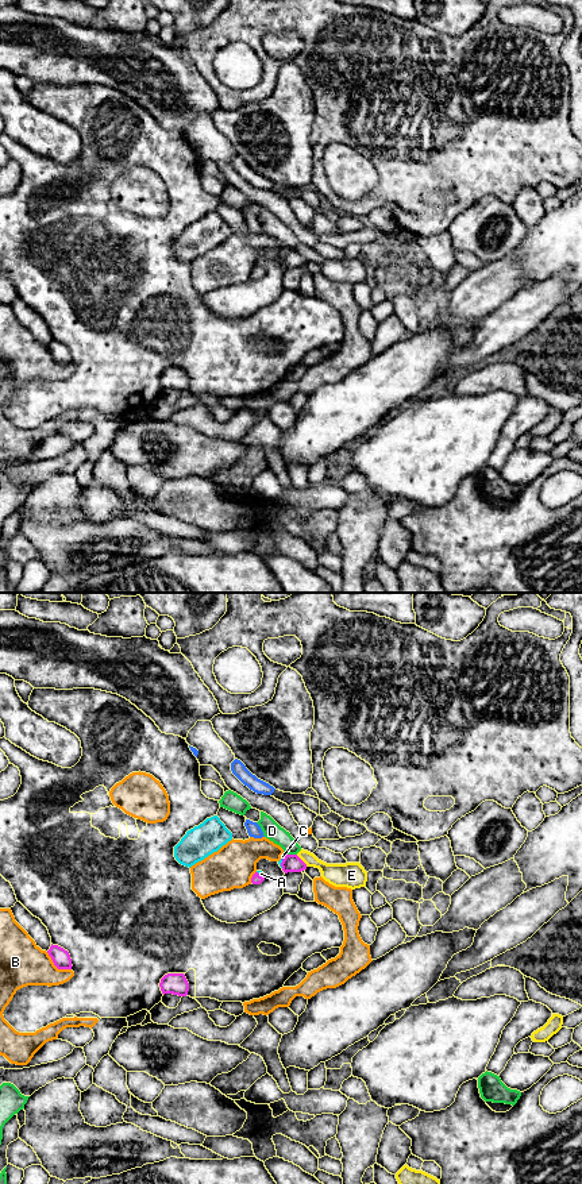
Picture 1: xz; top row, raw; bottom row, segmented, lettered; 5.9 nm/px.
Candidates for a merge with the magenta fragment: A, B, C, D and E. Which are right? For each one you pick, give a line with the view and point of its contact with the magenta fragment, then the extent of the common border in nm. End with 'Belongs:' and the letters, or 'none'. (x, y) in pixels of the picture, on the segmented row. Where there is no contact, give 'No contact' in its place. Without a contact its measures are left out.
A: Touches magenta at xz (261, 876). Shared border 60 nm
Belongs: A

